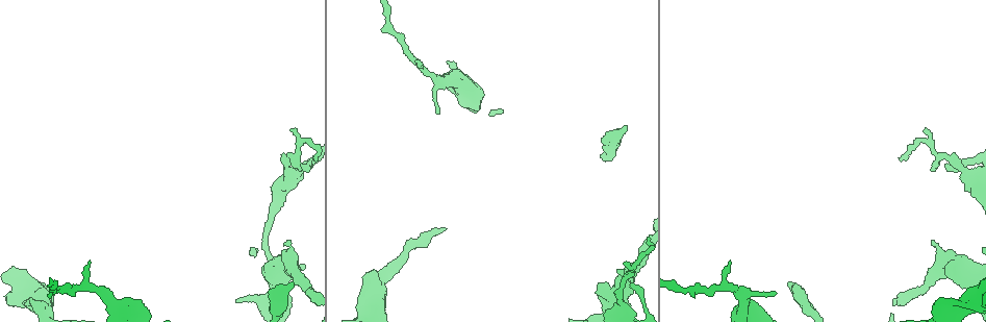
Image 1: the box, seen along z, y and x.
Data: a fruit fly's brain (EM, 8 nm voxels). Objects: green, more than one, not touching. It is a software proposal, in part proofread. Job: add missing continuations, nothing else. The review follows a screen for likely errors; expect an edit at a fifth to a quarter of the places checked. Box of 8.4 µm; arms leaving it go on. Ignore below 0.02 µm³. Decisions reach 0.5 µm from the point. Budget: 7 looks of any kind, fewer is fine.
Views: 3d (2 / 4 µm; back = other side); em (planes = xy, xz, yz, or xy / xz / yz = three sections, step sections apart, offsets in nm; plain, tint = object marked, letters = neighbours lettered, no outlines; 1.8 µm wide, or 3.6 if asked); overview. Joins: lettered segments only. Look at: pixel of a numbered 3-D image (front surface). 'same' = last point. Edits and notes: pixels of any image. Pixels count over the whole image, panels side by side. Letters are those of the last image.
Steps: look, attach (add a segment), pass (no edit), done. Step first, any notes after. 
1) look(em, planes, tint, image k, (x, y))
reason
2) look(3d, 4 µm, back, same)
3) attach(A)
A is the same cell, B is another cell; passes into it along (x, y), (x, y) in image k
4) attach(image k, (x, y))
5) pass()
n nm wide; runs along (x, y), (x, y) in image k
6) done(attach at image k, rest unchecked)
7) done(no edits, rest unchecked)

look(3d, 2 µm, back, image 1, (941, 297))
free end

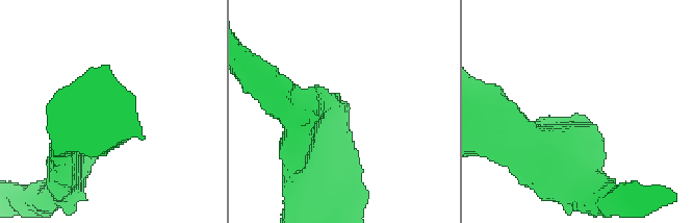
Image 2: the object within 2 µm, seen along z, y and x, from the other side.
look(em, xz, step 16, letters, image 2, (349, 115))
need the tissue

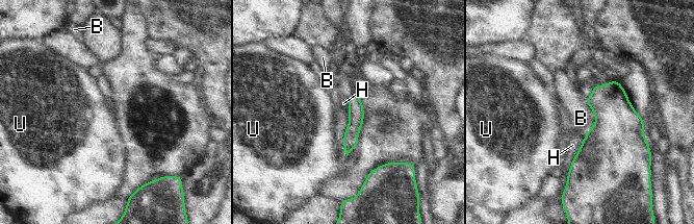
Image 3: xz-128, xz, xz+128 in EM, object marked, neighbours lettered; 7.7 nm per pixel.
look(em, planes, letters, same)
cut it another way

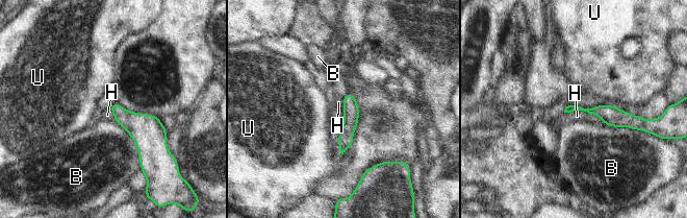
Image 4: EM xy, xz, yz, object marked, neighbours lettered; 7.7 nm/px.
pass()
B, H and U are other cells; no lettered segment goes on from it

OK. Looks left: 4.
look(em, planes, letters, image 1, (958, 269))
calibre changes

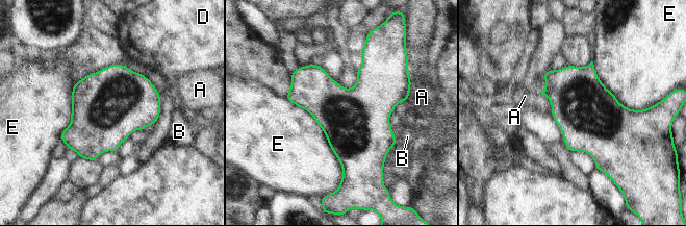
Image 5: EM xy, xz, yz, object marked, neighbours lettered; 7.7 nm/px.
pass()
500 nm wide; A, B, D and E are other cells; none of them fits

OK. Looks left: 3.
look(em, planes, letters, image 1, (760, 308))
branch stops here

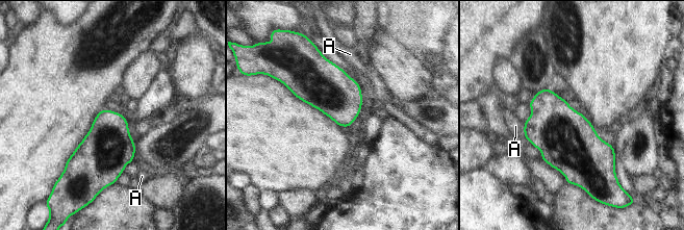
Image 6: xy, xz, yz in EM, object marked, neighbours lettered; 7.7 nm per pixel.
pass()
A is another cell; border along (523, 123), (523, 135), (525, 137) in image 6; no lettered segment goes on from it

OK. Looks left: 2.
done(no edits, rest unchecked)

